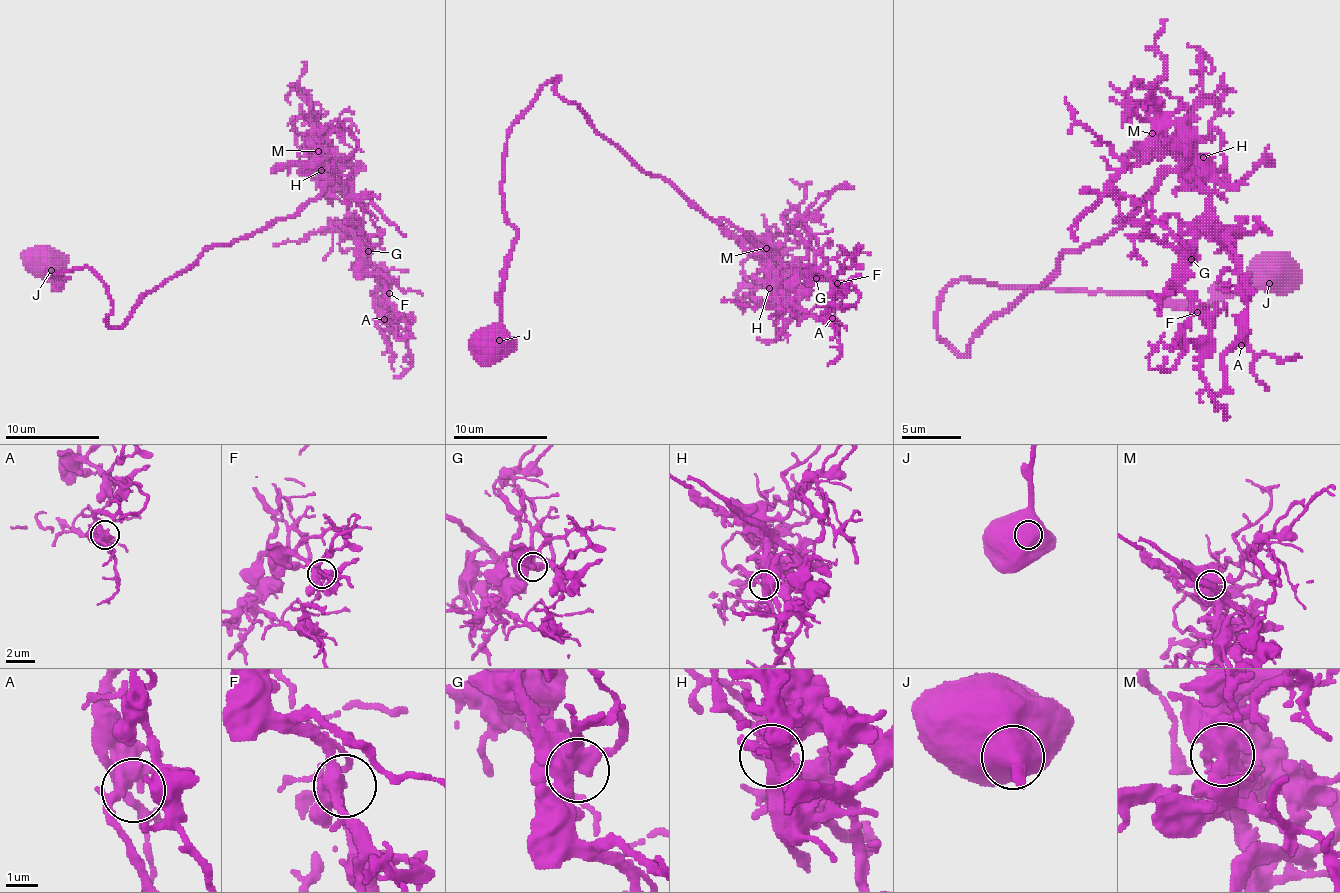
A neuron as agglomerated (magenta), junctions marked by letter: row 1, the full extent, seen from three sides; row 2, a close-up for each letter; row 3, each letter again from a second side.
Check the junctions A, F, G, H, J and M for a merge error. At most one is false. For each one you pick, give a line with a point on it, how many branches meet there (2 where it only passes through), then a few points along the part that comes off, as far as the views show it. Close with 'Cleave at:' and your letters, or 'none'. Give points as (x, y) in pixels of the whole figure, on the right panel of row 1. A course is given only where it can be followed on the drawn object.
Cleave at: none

